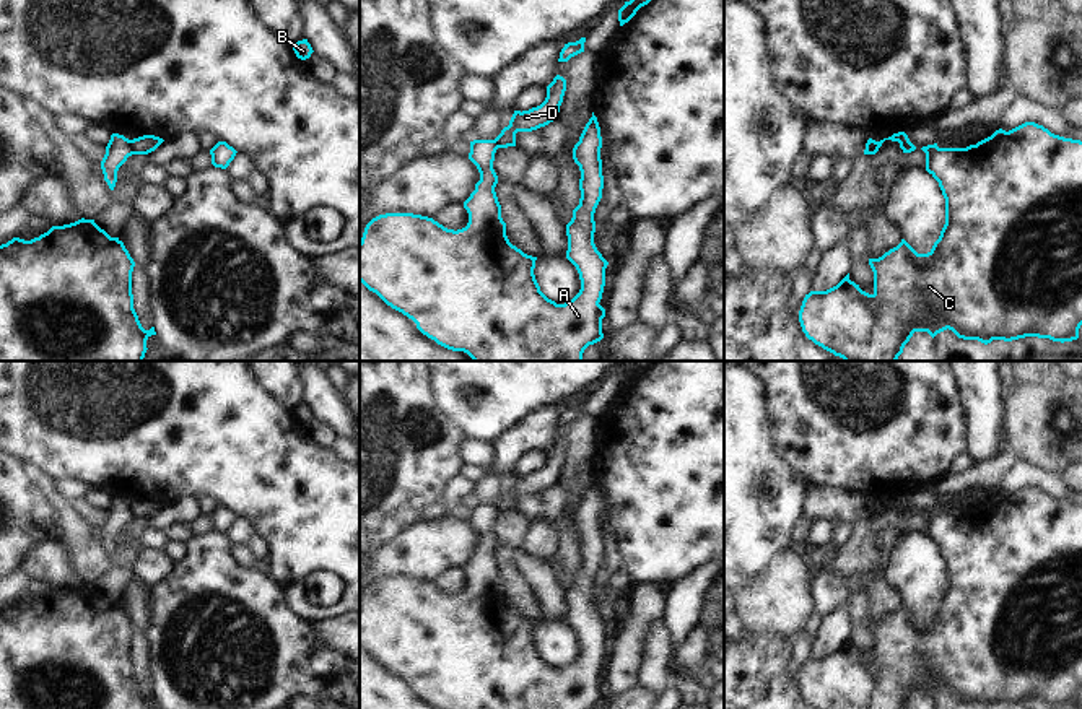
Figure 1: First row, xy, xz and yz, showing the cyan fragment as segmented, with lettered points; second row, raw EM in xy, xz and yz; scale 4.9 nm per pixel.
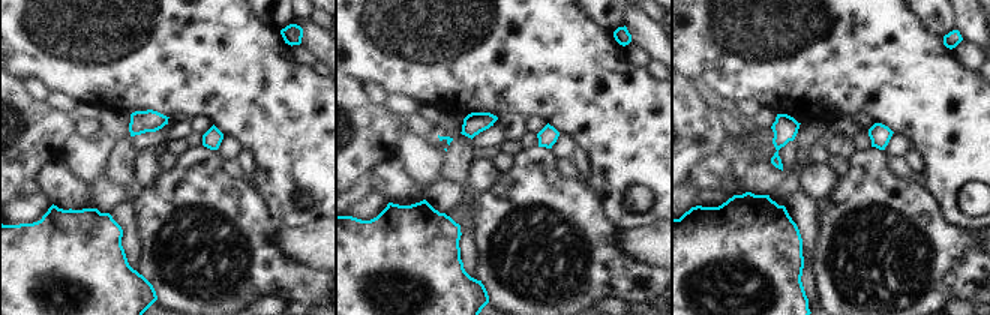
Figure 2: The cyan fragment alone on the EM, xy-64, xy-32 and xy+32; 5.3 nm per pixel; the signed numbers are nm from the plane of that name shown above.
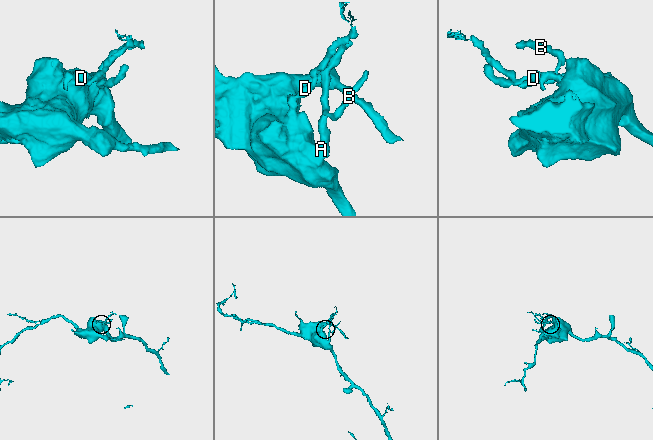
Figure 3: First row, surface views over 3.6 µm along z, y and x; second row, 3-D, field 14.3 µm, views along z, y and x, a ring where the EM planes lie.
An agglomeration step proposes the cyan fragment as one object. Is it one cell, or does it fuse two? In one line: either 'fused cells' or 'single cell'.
fused cells

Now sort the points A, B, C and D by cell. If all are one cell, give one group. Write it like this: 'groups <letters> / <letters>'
groups A B C / D

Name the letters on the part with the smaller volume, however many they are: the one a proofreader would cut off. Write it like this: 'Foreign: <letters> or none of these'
Foreign: D

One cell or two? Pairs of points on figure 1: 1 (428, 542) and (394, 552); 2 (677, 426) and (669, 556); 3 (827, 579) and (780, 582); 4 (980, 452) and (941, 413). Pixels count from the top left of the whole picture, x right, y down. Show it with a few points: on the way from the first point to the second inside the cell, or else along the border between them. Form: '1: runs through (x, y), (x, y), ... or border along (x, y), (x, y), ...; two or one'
1: runs through (420, 548), (402, 548); one
2: runs through (676, 459), (672, 524); one
3: border along (811, 582), (811, 599), (815, 612); two
4: border along (962, 400), (967, 410), (968, 451); two

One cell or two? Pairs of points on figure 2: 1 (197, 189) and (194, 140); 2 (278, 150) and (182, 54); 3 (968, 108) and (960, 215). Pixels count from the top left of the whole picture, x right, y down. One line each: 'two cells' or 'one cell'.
1: two cells
2: one cell
3: one cell

